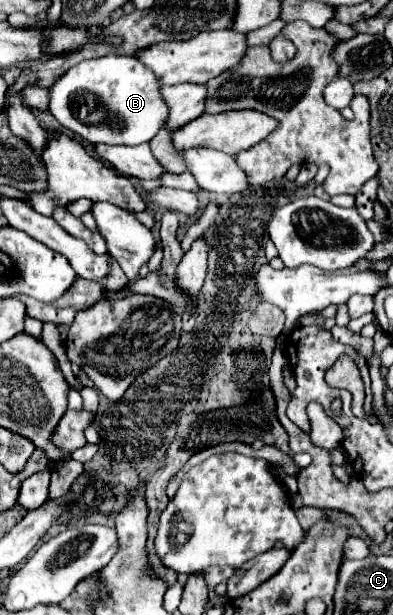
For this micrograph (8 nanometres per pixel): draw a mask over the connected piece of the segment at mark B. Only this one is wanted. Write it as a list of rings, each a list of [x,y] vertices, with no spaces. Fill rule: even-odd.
[[[104,55],[82,61],[68,69],[50,87],[50,113],[62,127],[68,127],[92,145],[140,145],[148,143],[168,119],[168,105],[160,97],[160,83],[152,69],[126,55]],[[98,105],[108,109],[106,121],[100,125],[86,125],[80,113],[92,113]]]

